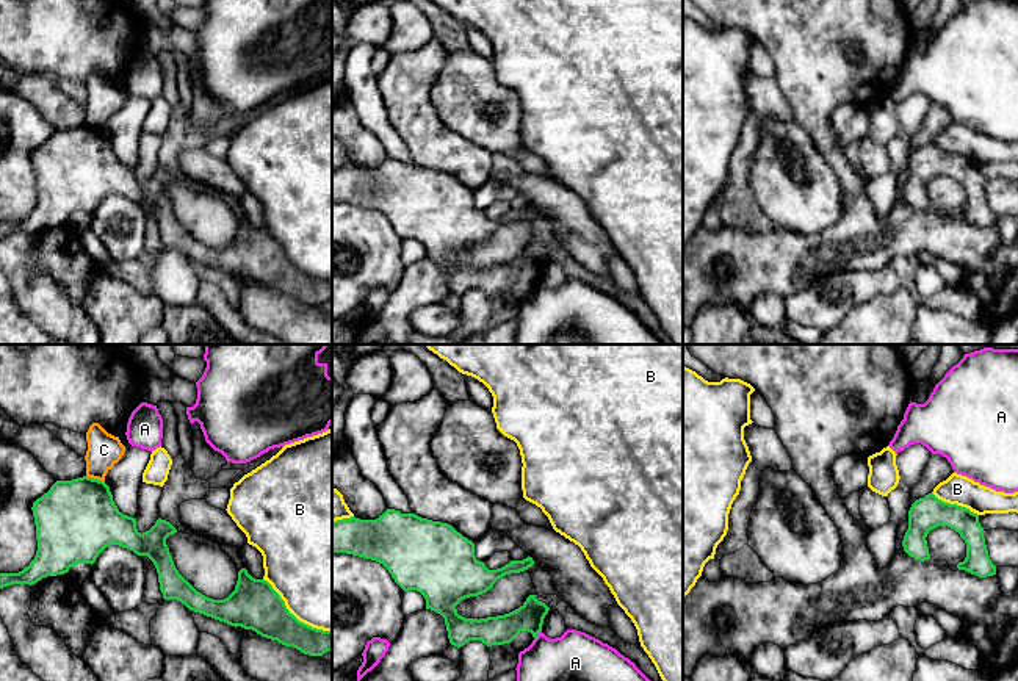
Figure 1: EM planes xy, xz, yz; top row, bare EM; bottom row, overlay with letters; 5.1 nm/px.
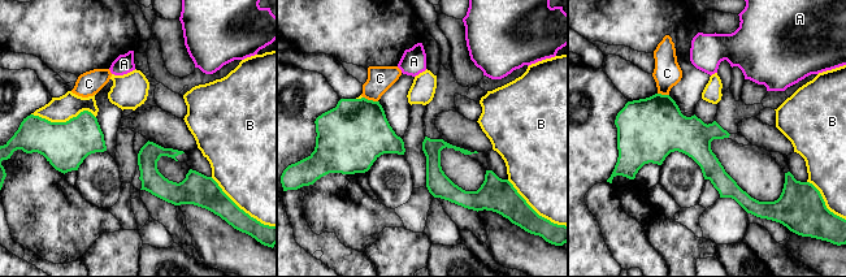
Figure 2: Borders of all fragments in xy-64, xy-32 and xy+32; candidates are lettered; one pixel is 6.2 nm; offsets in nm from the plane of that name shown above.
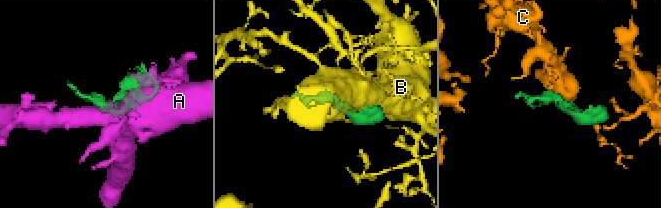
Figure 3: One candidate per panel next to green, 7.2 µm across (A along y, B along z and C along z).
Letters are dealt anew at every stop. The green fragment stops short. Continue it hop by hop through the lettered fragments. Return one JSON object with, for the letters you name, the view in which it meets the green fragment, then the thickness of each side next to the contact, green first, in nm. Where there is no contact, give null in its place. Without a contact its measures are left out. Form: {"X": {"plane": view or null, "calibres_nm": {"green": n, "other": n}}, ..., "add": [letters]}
{"add": []}

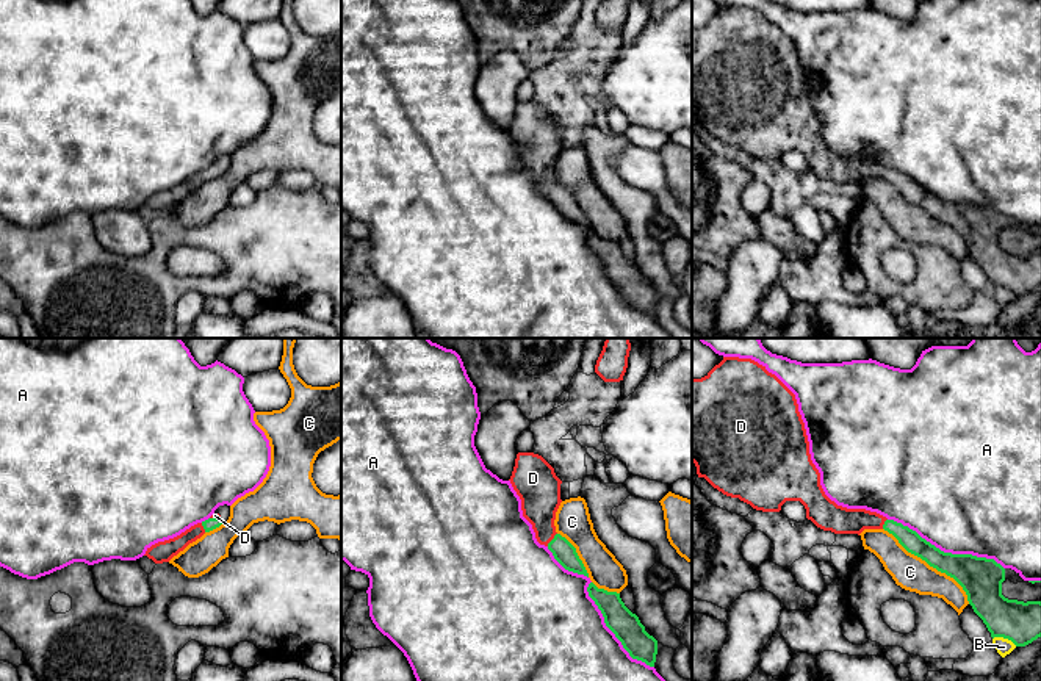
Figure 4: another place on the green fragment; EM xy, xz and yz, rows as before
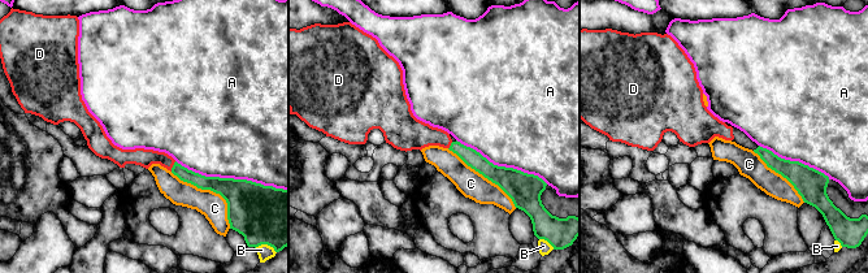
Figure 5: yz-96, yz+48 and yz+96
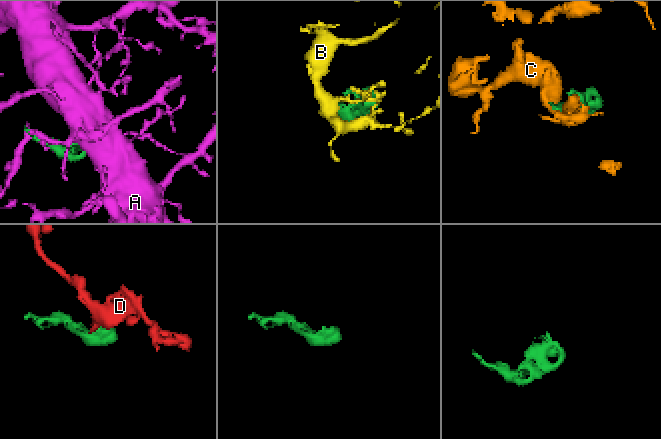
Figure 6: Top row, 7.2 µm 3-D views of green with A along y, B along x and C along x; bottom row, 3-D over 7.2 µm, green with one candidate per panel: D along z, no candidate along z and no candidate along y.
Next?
{"D": {"plane": "xz", "calibres_nm": {"green": 110, "other": 200}}, "add": ["D"]}

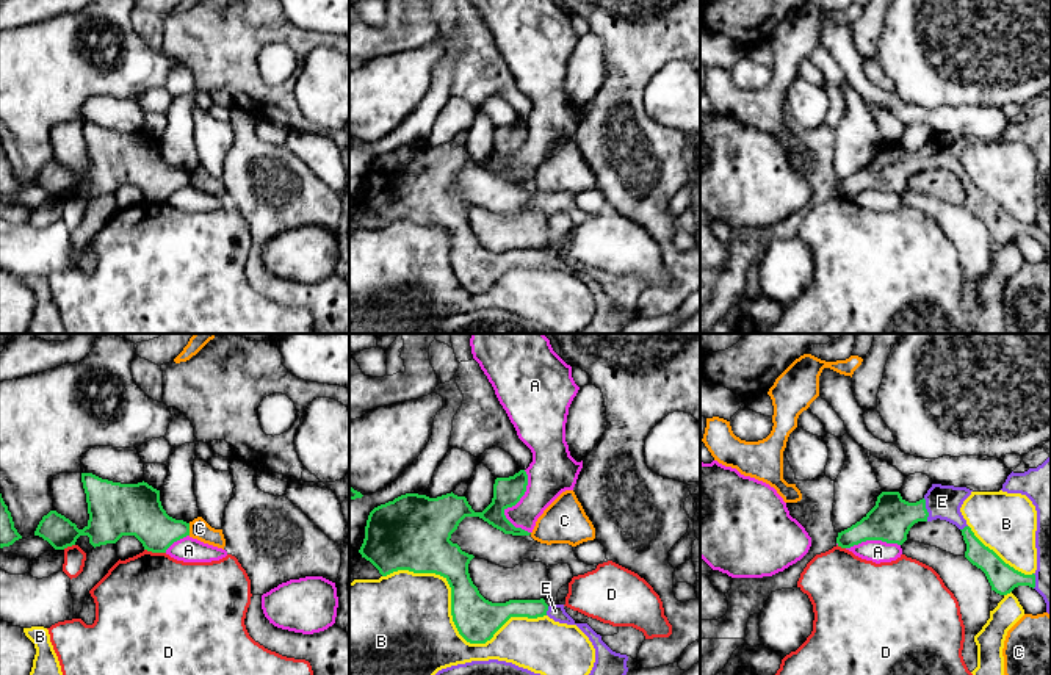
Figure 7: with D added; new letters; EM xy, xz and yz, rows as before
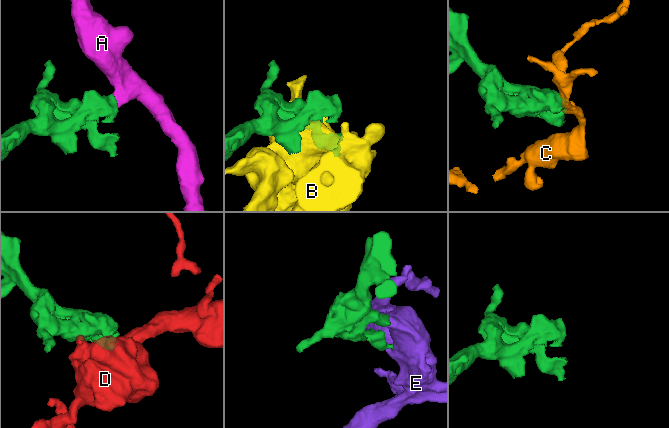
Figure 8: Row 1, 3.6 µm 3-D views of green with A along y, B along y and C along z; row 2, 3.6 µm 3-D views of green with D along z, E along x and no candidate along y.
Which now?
{"E": {"plane": "yz", "calibres_nm": {"green": 220, "other": 180}}, "add": ["E"]}

